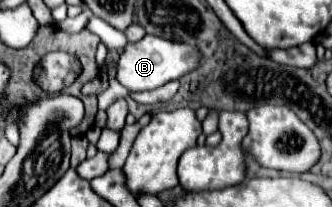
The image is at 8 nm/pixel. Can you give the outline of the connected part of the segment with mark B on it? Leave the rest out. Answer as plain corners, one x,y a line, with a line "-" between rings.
147,34
137,43
127,43
123,51
119,53
119,69
117,69
117,81
129,91
151,91
157,89
169,81
181,79
189,71
195,71
201,65
201,53
193,45
177,43
166,40
156,35

